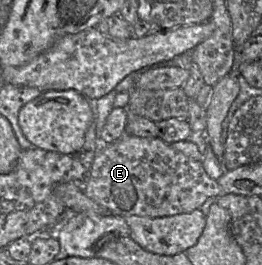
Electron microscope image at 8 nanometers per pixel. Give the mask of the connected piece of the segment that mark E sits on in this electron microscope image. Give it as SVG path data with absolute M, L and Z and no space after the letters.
M126 132L116 141L100 147L82 187L89 198L122 217L164 217L189 213L200 208L209 197L225 194L217 180L206 173L201 161L192 159L159 137L144 138Z

